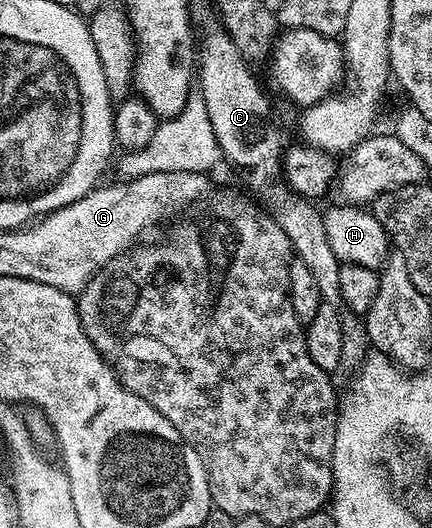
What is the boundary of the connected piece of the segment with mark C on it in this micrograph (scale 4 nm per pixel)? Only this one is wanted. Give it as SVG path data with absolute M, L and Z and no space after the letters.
M215 27L201 38L198 57L198 88L200 96L205 101L208 109L208 117L212 122L213 133L216 135L219 152L236 167L250 171L248 177L249 185L256 191L262 193L267 203L274 208L270 211L274 222L281 227L281 230L288 235L291 250L295 256L307 264L313 277L316 280L316 287L320 288L320 295L323 304L336 306L339 309L344 307L343 295L340 293L340 265L341 262L336 259L332 252L332 247L328 244L328 237L325 234L323 214L313 206L311 200L303 197L301 194L291 193L291 190L279 179L284 167L284 144L276 126L272 123L272 109L270 103L260 87L257 79L254 77L247 61L247 58L236 47L231 37L227 35L225 29Z

